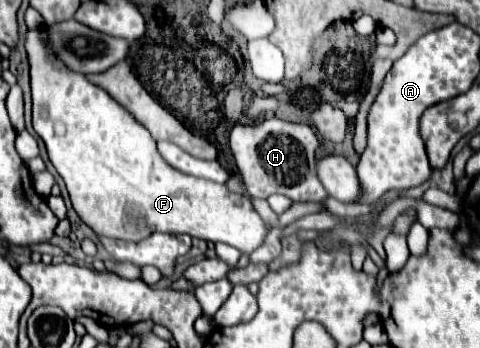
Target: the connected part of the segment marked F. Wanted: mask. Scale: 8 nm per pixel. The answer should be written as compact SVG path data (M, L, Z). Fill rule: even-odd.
M29 31L27 33L27 41L25 41L25 47L27 47L27 55L29 55L29 65L31 65L31 91L33 91L33 129L37 131L37 135L43 139L45 147L47 147L47 155L49 155L49 161L53 163L53 167L57 169L57 173L63 177L65 185L67 185L67 191L69 191L69 199L71 199L71 205L73 209L77 211L79 219L91 227L97 235L101 237L113 237L113 239L123 239L123 241L141 241L145 237L149 237L151 233L155 231L161 231L161 233L187 233L191 237L197 237L197 239L205 239L205 241L223 241L227 245L233 245L237 247L239 251L245 251L245 253L253 253L257 247L263 245L263 239L265 239L265 225L263 225L263 219L259 217L259 213L253 209L249 197L241 197L241 195L235 195L235 193L229 193L225 185L219 185L219 183L213 183L213 181L207 181L207 179L197 179L193 175L185 175L181 171L177 171L175 167L169 167L169 163L165 163L165 159L161 159L157 147L155 147L155 141L153 137L149 135L149 131L127 111L123 109L117 101L113 101L109 97L107 91L103 91L101 87L95 87L93 83L89 83L85 79L85 75L81 73L73 73L69 69L65 69L65 65L53 57L53 51L49 47L45 47L43 43L43 37L45 33L43 31Z

